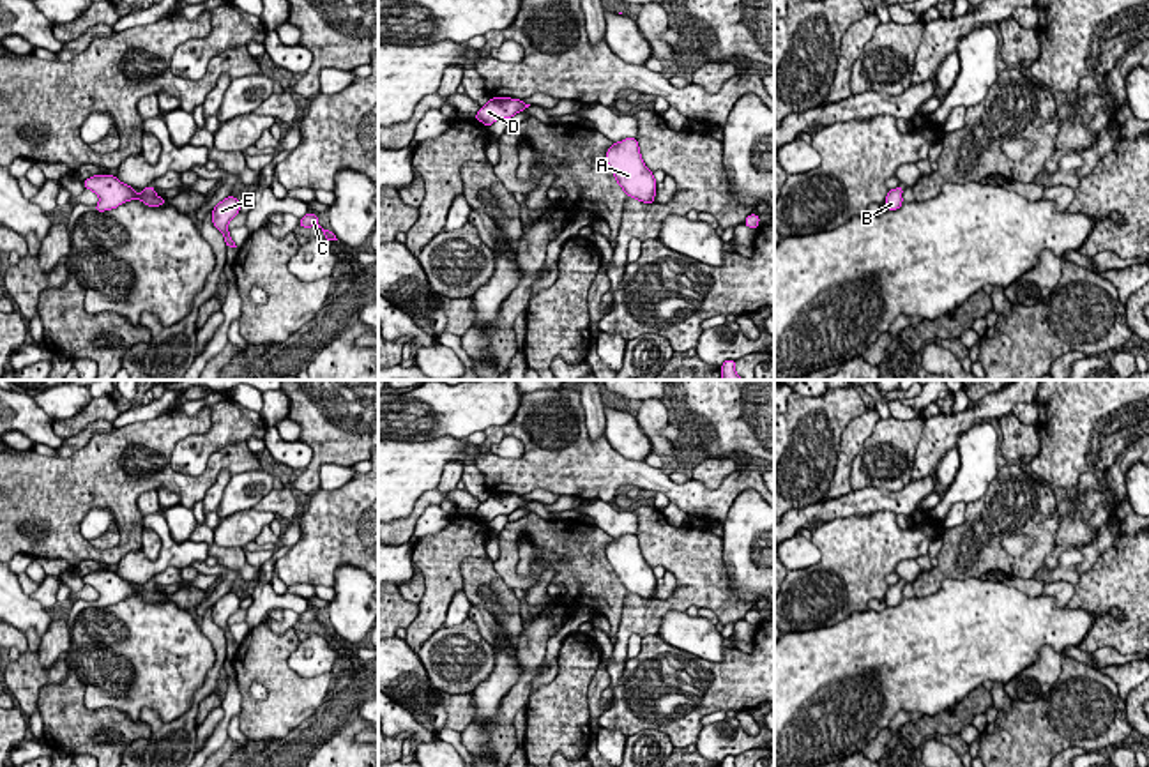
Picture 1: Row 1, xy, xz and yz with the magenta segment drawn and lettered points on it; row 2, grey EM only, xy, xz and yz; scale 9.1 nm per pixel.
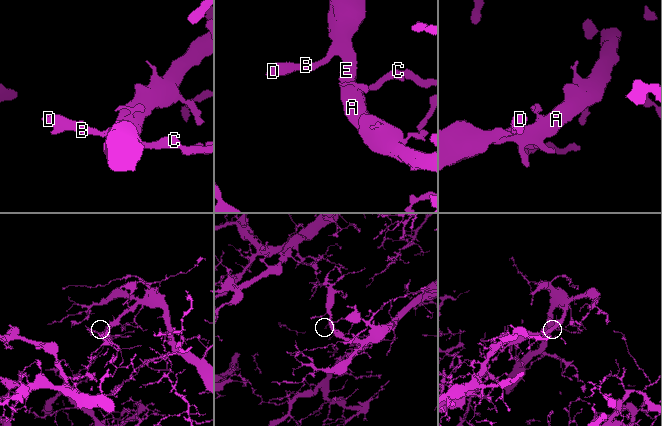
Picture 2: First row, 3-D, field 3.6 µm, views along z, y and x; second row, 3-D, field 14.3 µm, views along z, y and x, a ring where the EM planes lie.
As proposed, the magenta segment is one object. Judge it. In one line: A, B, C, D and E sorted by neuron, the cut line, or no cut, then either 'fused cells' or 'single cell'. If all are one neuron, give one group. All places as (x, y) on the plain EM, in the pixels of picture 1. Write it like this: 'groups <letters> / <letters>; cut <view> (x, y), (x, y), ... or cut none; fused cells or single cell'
groups A B C D E; cut none; single cell

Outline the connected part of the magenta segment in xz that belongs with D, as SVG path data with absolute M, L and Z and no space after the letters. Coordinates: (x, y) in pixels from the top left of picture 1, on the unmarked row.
M491 493L488 500L476 509L474 514L488 523L500 514L509 516L511 513L514 513L529 502L530 500L525 500L521 495Z

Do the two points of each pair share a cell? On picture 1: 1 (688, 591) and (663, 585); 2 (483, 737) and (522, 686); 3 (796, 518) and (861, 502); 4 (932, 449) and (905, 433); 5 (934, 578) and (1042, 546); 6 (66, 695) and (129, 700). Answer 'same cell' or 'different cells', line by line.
1: different cells
2: same cell
3: same cell
4: different cells
5: same cell
6: different cells

